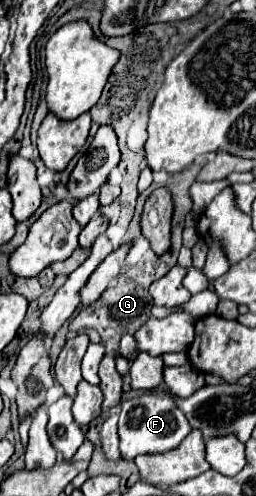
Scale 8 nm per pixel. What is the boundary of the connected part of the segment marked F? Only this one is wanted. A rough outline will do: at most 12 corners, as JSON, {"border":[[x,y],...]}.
{"border":[[165,393],[121,403],[123,459],[167,453],[191,425]]}

